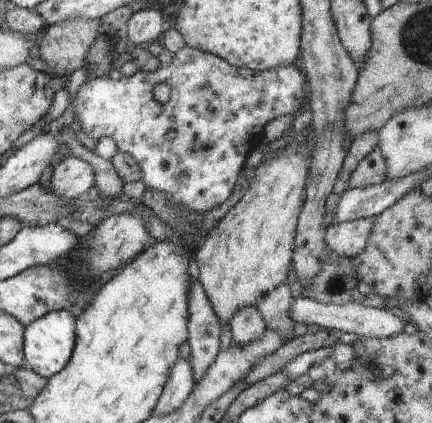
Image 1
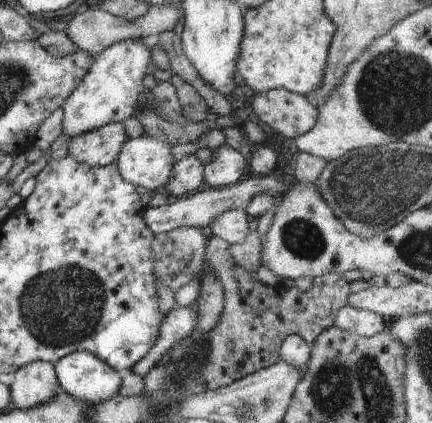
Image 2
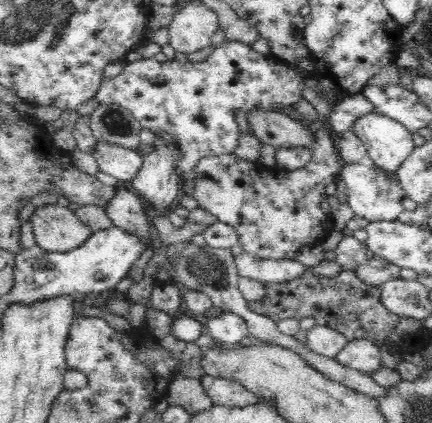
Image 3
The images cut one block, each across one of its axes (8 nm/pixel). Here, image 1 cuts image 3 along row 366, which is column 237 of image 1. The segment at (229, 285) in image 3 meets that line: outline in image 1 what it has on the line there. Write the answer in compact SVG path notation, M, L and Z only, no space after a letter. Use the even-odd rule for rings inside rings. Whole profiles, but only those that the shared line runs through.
M241 308L231 318L229 330L231 330L231 346L245 348L245 346L261 340L267 332L267 326L257 308Z

